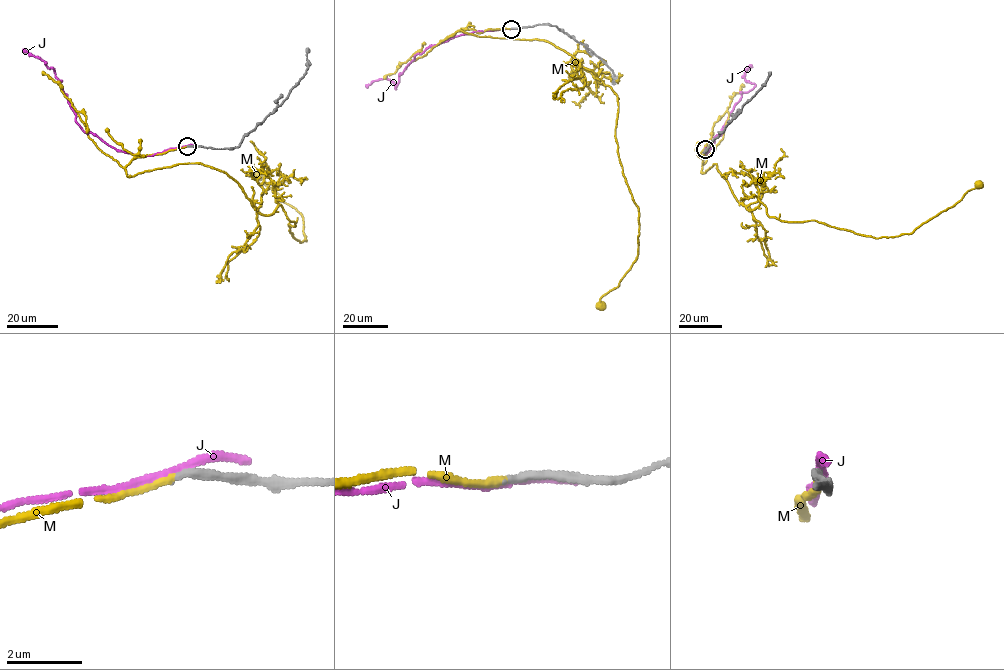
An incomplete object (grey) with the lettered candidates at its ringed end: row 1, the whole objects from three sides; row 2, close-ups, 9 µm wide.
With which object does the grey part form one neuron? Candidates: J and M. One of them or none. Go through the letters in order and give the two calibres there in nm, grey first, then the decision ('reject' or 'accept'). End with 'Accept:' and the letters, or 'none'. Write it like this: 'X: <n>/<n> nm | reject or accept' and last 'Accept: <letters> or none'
J: 260/200 nm | reject
M: 220/200 nm | accept
Accept: M

